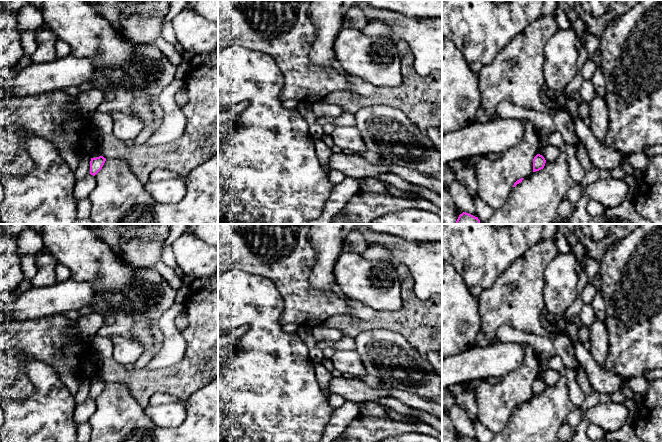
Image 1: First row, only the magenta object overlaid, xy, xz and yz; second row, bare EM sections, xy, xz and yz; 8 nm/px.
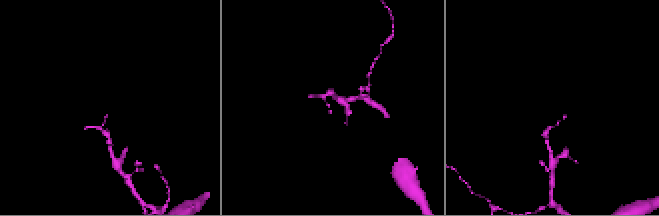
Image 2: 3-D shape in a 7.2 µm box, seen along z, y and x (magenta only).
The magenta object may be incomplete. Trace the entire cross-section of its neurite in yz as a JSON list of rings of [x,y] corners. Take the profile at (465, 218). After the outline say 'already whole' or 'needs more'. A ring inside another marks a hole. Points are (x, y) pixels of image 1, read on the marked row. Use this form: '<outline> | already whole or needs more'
[[[463,212],[459,215],[455,224],[480,224],[480,220],[478,219],[478,217]]] | already whole

